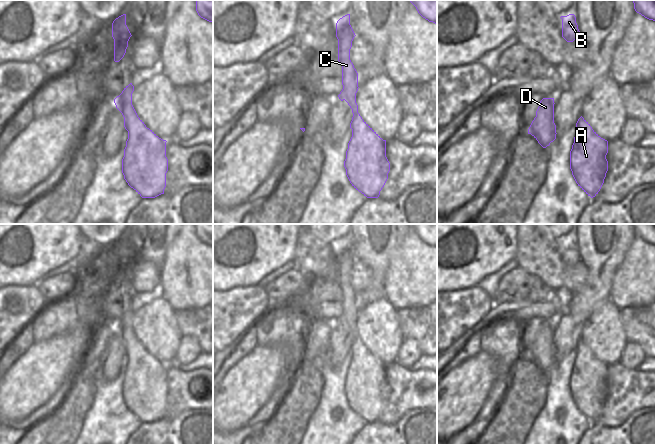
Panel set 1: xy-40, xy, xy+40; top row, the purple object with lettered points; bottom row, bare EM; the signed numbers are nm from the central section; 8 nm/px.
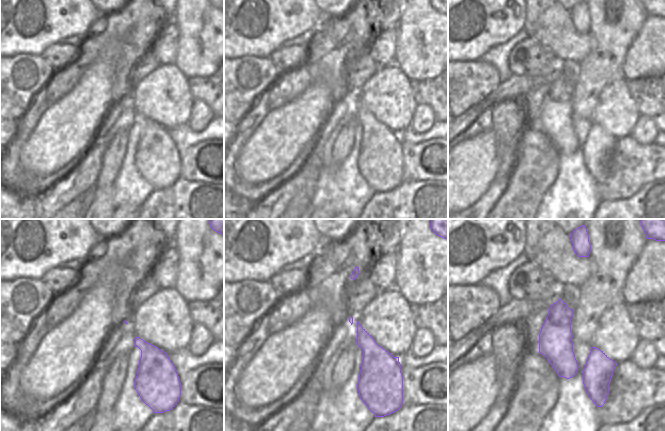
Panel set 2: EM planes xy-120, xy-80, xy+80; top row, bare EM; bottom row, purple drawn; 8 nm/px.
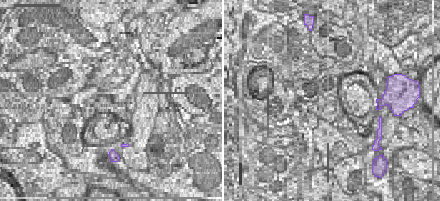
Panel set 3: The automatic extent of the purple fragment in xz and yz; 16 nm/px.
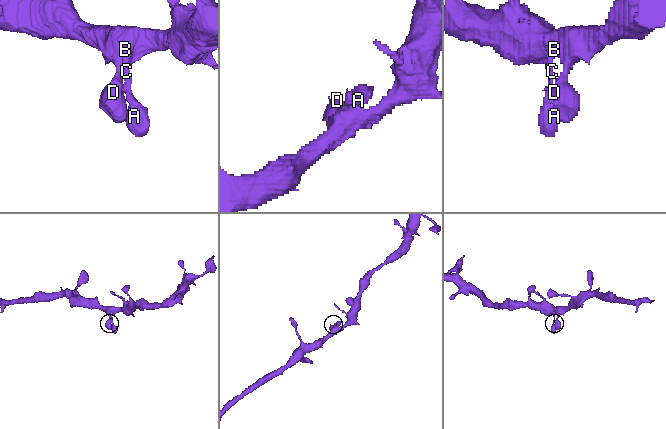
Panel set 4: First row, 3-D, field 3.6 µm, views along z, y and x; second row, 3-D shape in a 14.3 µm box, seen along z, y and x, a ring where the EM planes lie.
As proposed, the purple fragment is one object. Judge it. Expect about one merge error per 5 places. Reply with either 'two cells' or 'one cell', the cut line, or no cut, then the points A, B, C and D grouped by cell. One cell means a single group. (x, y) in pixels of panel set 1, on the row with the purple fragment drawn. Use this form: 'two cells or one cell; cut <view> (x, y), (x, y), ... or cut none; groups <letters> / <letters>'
one cell; cut none; groups A B C D

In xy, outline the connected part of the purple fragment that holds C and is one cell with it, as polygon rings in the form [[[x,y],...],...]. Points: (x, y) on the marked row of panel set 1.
[[[350,14],[336,23],[338,61],[342,65],[343,89],[338,95],[352,109],[350,123],[352,137],[348,143],[344,167],[352,186],[367,198],[378,198],[384,187],[390,163],[386,157],[386,140],[383,140],[360,116],[356,103],[358,73],[350,60],[350,49],[355,33],[350,25]]]

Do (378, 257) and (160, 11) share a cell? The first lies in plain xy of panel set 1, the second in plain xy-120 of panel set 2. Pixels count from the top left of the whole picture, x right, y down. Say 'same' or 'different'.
same

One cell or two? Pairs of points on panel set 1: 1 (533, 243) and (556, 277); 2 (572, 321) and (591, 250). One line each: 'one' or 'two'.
1: one
2: one

